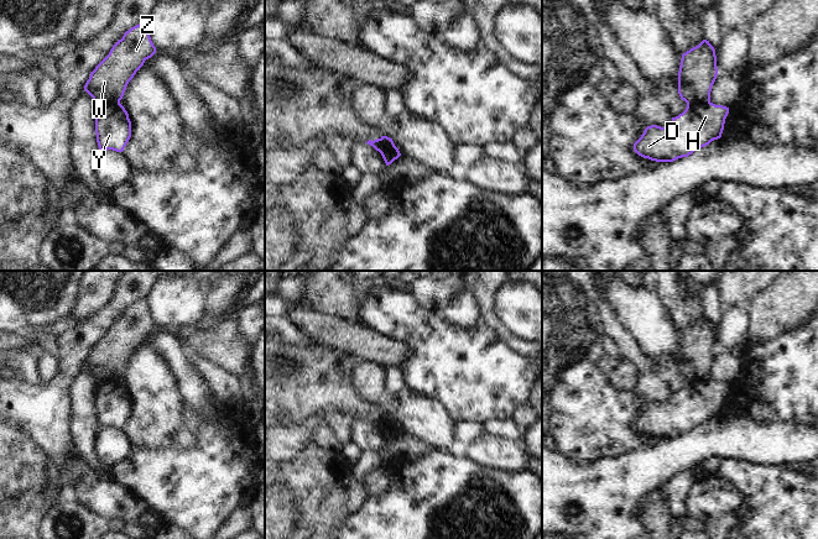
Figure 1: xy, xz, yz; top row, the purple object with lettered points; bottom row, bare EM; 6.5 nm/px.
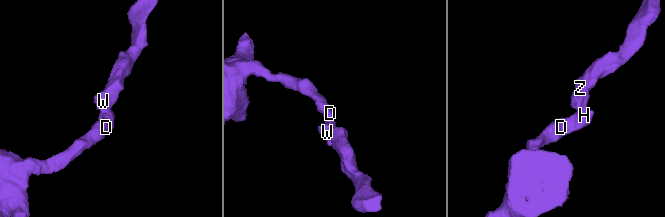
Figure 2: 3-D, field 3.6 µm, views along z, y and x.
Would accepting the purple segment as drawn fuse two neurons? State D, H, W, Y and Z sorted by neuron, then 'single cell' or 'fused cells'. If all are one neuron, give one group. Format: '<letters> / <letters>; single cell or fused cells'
D H Y / W Z; fused cells

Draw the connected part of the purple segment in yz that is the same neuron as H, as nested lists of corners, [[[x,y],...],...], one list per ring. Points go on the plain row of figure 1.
[[[713,380],[687,382],[666,404],[647,403],[634,428],[651,438],[673,439],[721,414],[729,384]]]

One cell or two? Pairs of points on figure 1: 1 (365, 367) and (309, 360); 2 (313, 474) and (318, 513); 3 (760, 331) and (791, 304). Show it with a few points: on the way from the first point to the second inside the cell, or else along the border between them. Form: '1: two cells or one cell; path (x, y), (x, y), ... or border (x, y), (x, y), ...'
1: two cells; border (352, 372), (352, 385), (363, 399)
2: one cell; path (318, 483), (318, 503)
3: one cell; path (767, 324), (783, 308)

